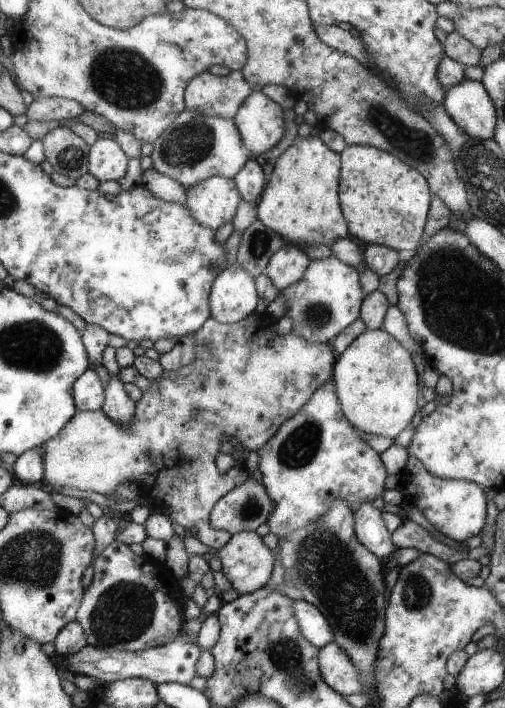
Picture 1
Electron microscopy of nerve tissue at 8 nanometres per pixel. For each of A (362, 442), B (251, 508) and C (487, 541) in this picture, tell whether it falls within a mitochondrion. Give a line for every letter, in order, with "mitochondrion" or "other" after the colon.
A: other
B: mitochondrion
C: other

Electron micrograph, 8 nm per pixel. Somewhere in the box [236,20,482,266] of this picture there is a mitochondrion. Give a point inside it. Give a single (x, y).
(419, 147)

